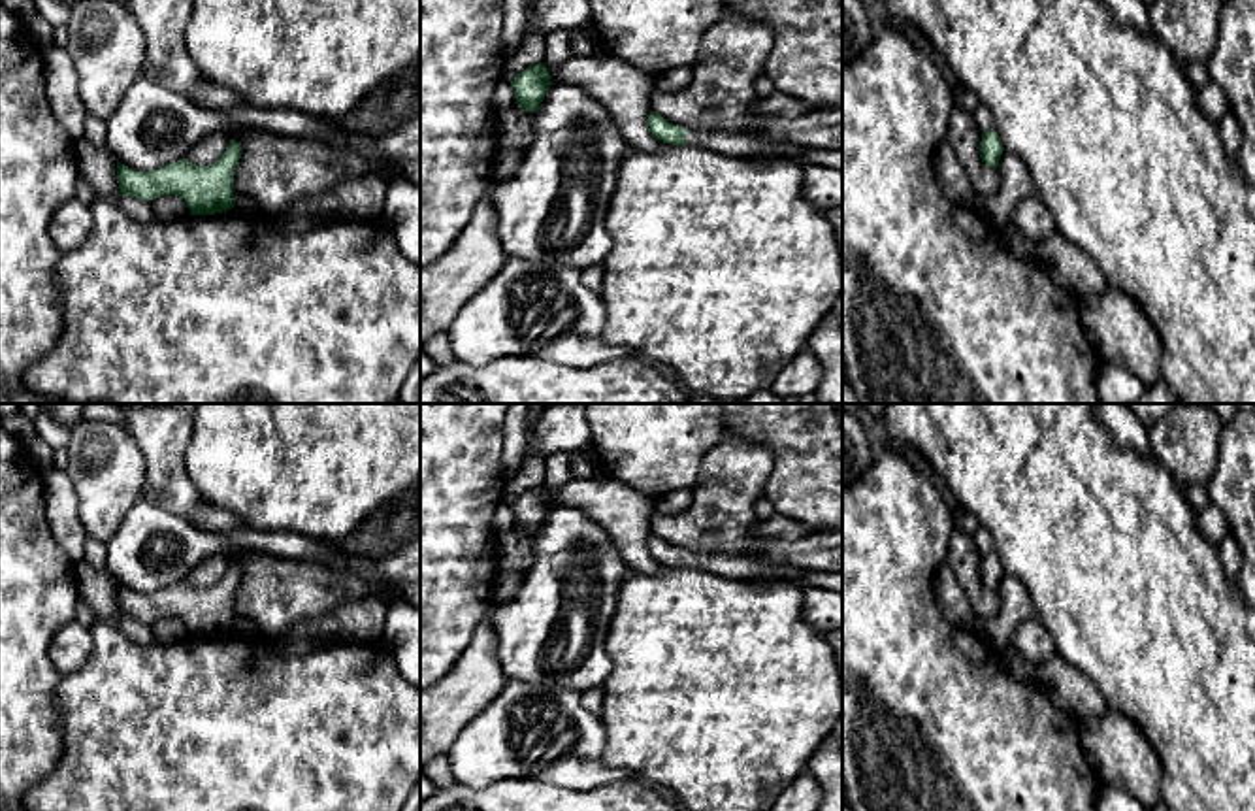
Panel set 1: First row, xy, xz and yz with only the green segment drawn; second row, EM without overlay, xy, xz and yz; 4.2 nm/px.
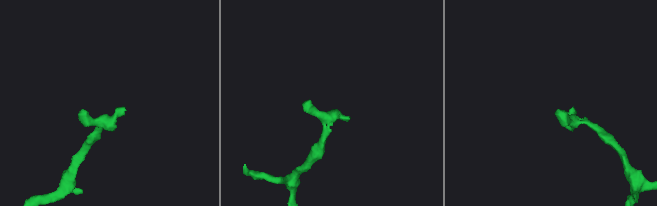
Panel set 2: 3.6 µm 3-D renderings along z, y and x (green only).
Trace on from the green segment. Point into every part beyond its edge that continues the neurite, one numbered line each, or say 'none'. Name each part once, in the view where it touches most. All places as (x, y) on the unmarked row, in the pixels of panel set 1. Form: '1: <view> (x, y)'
1: xz (728, 564)

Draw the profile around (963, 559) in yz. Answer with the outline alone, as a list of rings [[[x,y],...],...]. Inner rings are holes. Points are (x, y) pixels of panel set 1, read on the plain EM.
[[[953,528],[948,541],[946,562],[957,583],[967,592],[970,607],[978,619],[993,619],[999,615],[999,592],[986,588],[980,581],[982,554],[970,534]]]

